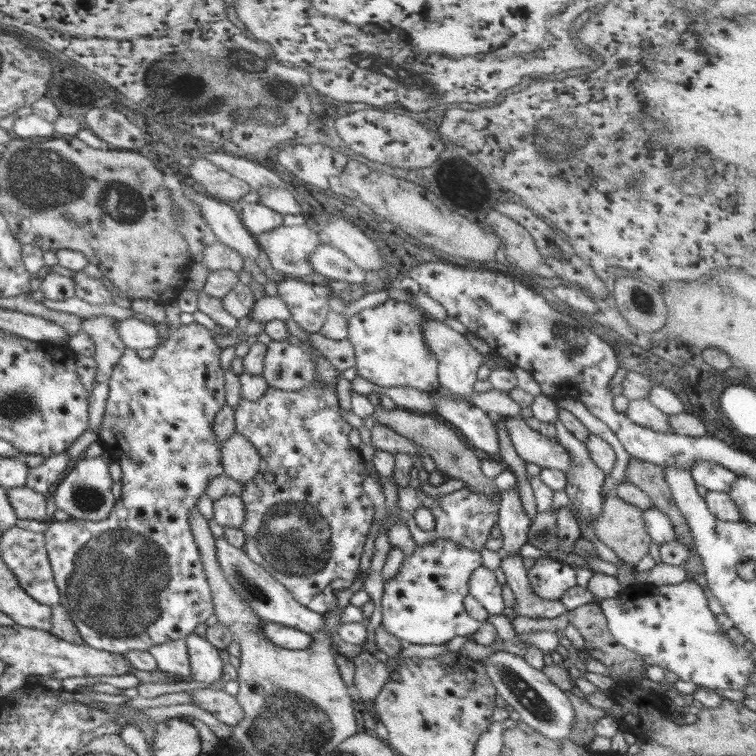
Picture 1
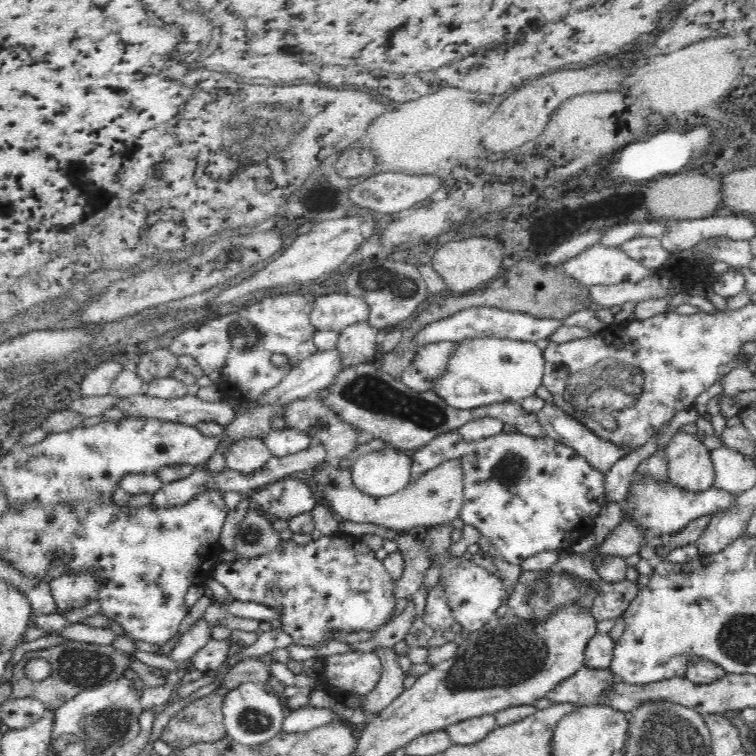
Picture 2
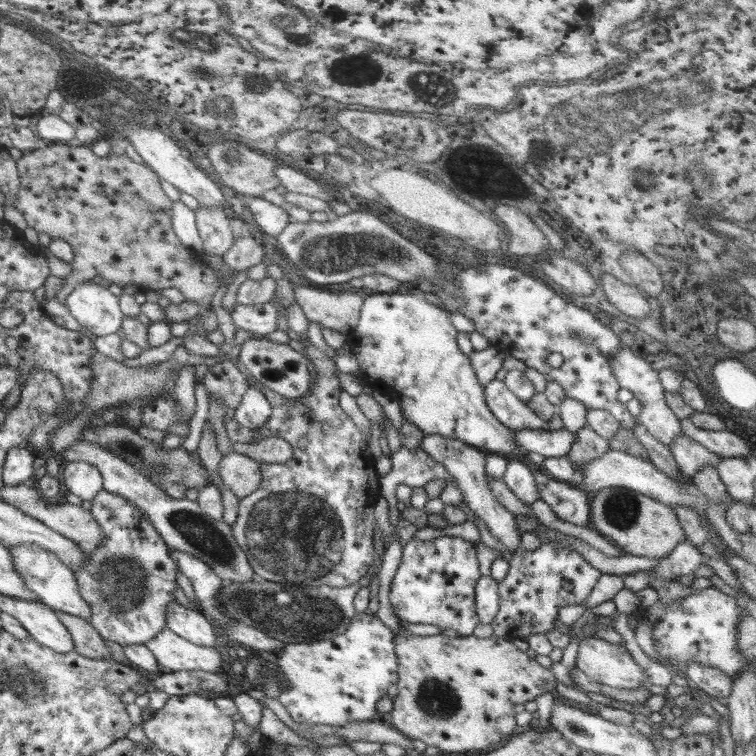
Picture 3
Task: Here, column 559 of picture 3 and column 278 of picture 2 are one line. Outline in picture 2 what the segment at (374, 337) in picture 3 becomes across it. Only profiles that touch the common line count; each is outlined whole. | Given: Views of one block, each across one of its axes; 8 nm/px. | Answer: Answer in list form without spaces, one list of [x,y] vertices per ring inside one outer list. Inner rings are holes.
[[[292,475],[290,477],[283,478],[278,482],[273,482],[264,485],[264,488],[259,492],[256,492],[252,498],[254,502],[260,506],[260,512],[268,516],[275,518],[289,518],[295,517],[297,514],[311,512],[316,502],[316,496],[312,492],[312,488],[308,482],[304,481],[305,475]]]

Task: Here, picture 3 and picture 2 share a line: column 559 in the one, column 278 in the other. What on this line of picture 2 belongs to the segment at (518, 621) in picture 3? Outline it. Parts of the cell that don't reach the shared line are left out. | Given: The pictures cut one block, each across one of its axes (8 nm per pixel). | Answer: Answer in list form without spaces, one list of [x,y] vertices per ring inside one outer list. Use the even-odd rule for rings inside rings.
[[[322,536],[309,544],[295,544],[293,540],[288,540],[287,542],[282,541],[280,546],[276,547],[276,550],[271,550],[270,552],[258,555],[257,557],[245,557],[239,555],[235,561],[226,561],[225,563],[218,562],[218,564],[214,565],[211,574],[214,579],[224,585],[224,588],[230,593],[230,596],[233,596],[234,600],[257,602],[269,606],[274,610],[279,610],[279,613],[281,614],[281,620],[278,624],[279,629],[290,634],[293,644],[312,648],[312,646],[318,646],[320,642],[328,642],[328,640],[332,640],[332,634],[334,634],[334,632],[357,633],[360,631],[377,631],[388,622],[388,618],[392,618],[392,616],[395,616],[397,611],[399,611],[402,603],[397,601],[396,596],[394,595],[394,592],[396,592],[396,581],[390,578],[390,574],[388,574],[383,560],[376,558],[374,552],[374,549],[360,542],[358,538],[353,538],[353,536],[348,536],[348,538],[346,538],[346,536],[334,536],[334,538]]]

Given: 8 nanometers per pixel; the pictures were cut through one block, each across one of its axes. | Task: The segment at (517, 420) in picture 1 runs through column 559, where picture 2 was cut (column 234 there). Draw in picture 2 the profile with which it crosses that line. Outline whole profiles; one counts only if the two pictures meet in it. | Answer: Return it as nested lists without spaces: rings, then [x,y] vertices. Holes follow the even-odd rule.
[[[247,438],[232,443],[223,457],[228,469],[250,474],[262,468],[272,455],[262,439]]]

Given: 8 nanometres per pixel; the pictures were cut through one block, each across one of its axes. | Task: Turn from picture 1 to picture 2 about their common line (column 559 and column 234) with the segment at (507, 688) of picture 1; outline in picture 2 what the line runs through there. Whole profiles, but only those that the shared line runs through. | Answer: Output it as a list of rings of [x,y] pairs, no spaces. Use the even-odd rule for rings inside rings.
[[[245,682],[240,684],[240,688],[228,691],[222,711],[224,711],[227,735],[240,744],[261,746],[282,731],[287,708],[283,698],[266,692],[256,683]]]

